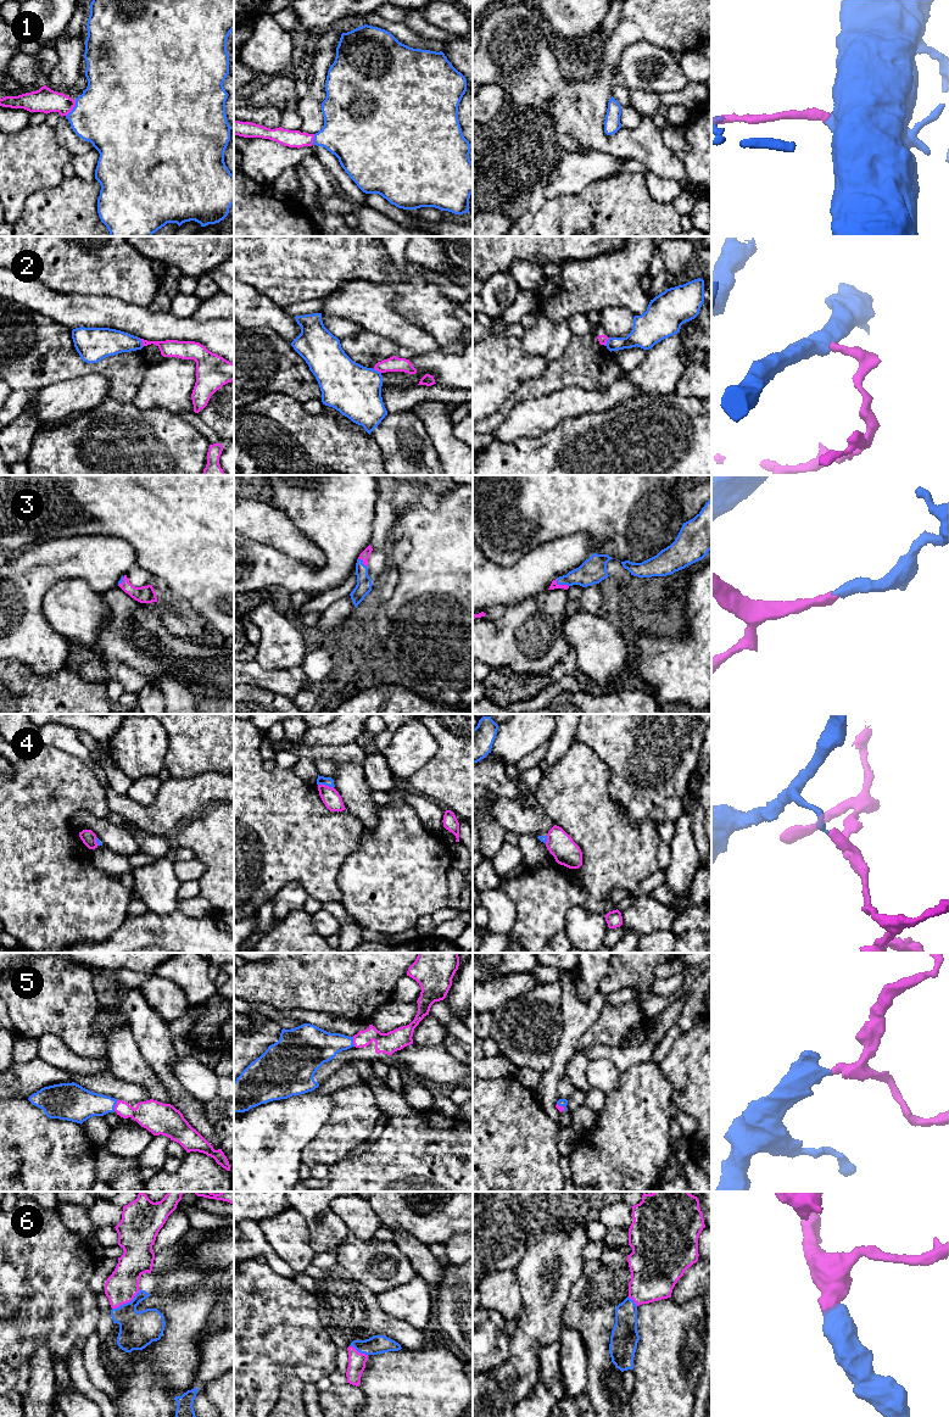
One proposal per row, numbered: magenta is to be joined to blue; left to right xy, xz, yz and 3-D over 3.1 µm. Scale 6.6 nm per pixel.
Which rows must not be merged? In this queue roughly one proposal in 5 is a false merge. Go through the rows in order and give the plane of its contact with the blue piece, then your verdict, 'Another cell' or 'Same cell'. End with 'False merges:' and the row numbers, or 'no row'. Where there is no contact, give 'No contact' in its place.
1: Touches blue in xy. Same cell
2: Touches blue in xy. Another cell
3: Touches blue in yz. Same cell
4: Touches blue in xz. Another cell
5: Touches blue in xy. Same cell
6: Touches blue in xy. Same cell
False merges: 2, 4

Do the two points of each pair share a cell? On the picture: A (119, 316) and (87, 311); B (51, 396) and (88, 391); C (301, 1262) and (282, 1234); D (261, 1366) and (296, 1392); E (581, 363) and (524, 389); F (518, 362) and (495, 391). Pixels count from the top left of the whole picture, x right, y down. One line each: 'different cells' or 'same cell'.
A: same cell
B: same cell
C: same cell
D: different cells
E: same cell
F: same cell

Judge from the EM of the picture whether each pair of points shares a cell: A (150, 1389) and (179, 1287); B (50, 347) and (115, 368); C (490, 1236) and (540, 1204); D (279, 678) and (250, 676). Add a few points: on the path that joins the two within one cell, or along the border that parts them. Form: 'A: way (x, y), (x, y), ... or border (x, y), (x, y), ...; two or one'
A: way (169, 1363), (179, 1344), (179, 1312); one
B: way (66, 363), (78, 368), (99, 368); one
C: way (502, 1233), (528, 1216); one
D: way (272, 678), (257, 676); one

